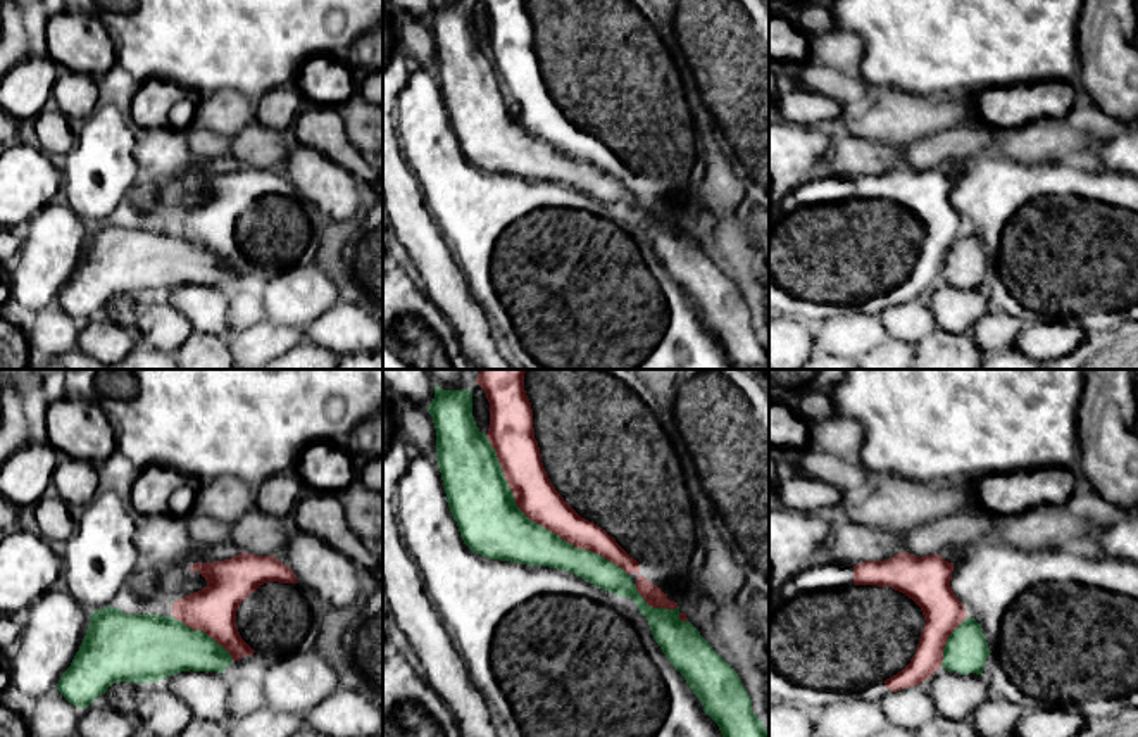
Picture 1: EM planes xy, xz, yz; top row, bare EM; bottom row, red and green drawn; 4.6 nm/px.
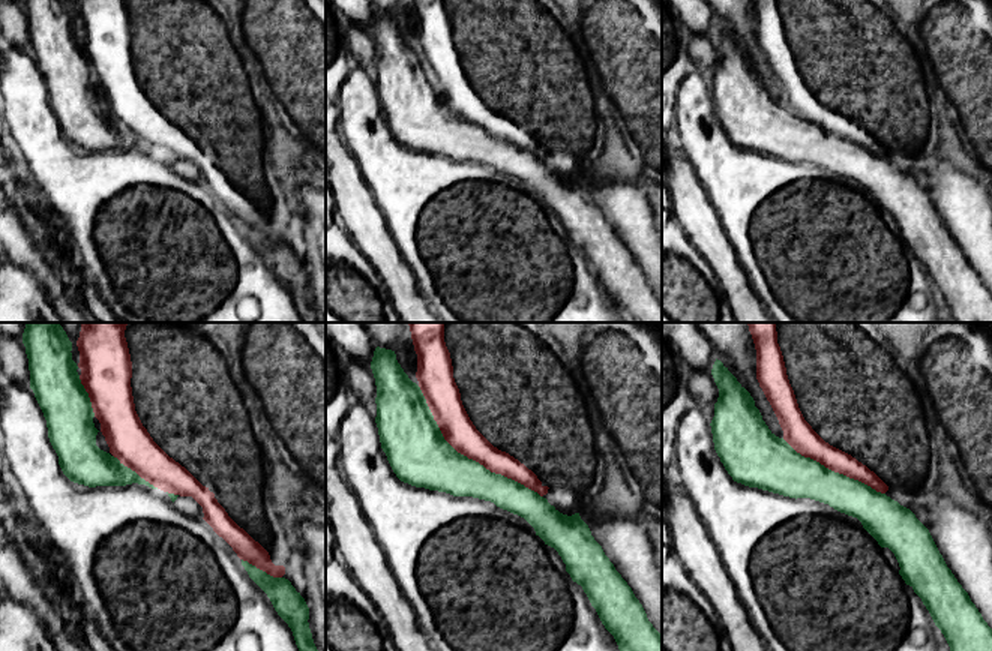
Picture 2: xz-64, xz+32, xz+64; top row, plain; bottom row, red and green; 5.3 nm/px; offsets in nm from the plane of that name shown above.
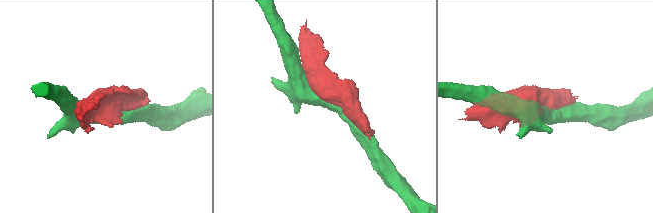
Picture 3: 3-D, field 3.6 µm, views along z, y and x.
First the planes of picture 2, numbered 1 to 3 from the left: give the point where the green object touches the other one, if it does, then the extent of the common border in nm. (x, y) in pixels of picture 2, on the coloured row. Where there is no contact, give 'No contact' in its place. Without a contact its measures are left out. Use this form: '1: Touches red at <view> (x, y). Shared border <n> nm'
1: Touches red at xz-64 (135, 471). Shared border 300 nm
2: Touches red at xz+32 (467, 456). Shared border 900 nm
3: Touches red at xz+64 (833, 470). Shared border 650 nm

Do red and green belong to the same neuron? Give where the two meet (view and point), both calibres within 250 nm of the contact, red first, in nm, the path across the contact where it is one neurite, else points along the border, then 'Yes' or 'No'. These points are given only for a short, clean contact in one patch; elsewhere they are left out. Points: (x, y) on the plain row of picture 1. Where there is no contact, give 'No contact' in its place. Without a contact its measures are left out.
Touches red at xz (538, 137). Thickness 190 nm (red) against 300 nm. No

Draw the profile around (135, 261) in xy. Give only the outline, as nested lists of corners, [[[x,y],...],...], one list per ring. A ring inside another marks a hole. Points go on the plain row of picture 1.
[[[119,221],[91,224],[90,238],[57,304],[74,319],[86,323],[116,295],[159,295],[181,285],[217,285],[233,276],[231,268],[202,243],[191,243],[174,230],[126,228]]]

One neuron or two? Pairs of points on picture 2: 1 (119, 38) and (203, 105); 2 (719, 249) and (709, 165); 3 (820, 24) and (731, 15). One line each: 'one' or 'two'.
1: one
2: two
3: two

